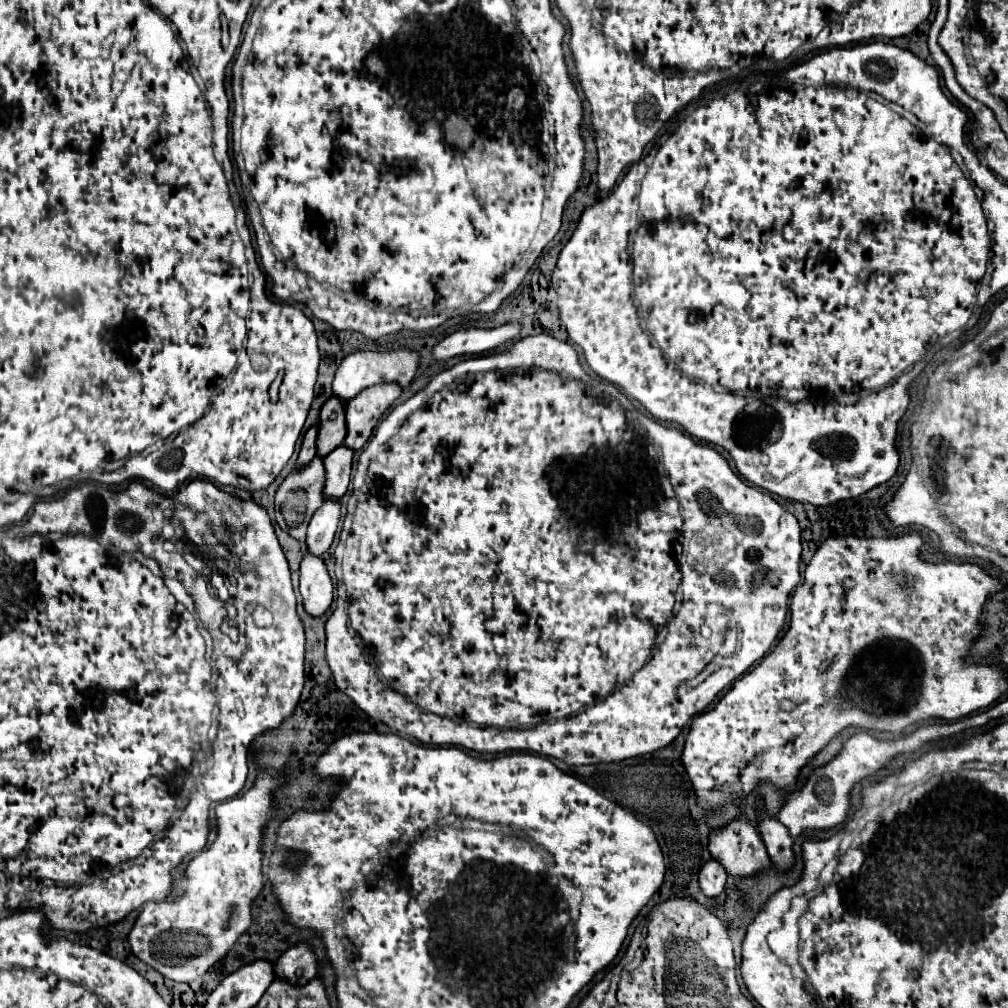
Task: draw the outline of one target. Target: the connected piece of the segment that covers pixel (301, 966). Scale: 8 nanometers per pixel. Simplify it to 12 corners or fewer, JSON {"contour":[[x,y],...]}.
{"contour":[[307,944],[289,948],[275,964],[275,978],[307,984],[317,976]]}

